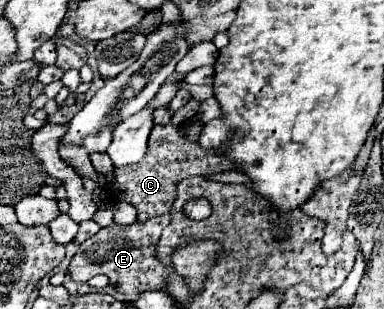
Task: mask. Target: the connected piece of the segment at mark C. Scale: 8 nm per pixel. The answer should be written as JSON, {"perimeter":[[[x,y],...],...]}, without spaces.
{"perimeter":[[[174,125],[154,127],[148,139],[148,151],[144,159],[134,167],[114,169],[114,183],[110,189],[112,197],[124,199],[126,203],[134,205],[140,221],[148,221],[152,217],[168,213],[176,185],[182,179],[186,179],[186,175],[210,175],[210,173],[234,169],[234,163],[230,163],[230,159],[222,159],[220,155],[214,155],[214,151],[202,149],[198,143],[188,143],[184,135],[186,131],[182,127],[174,127]]]}

